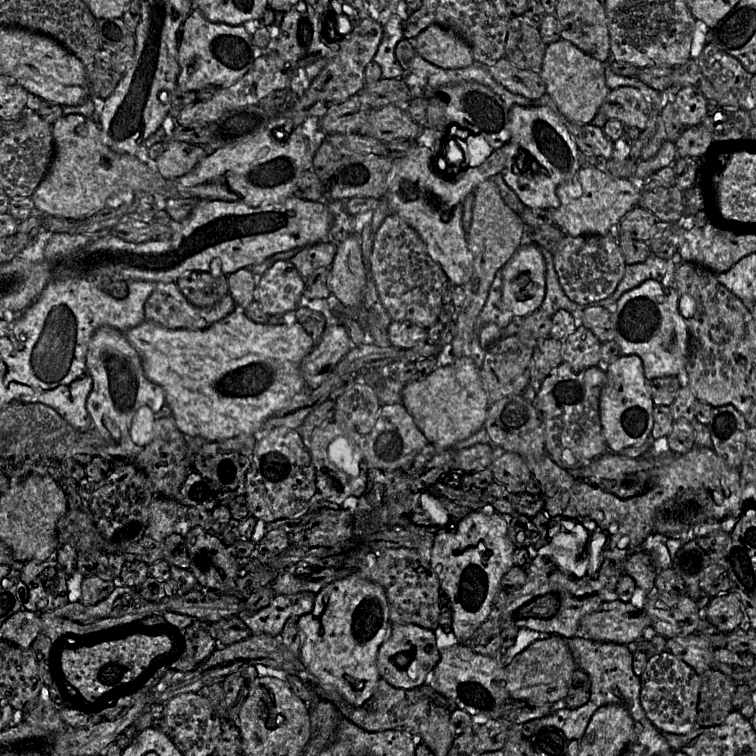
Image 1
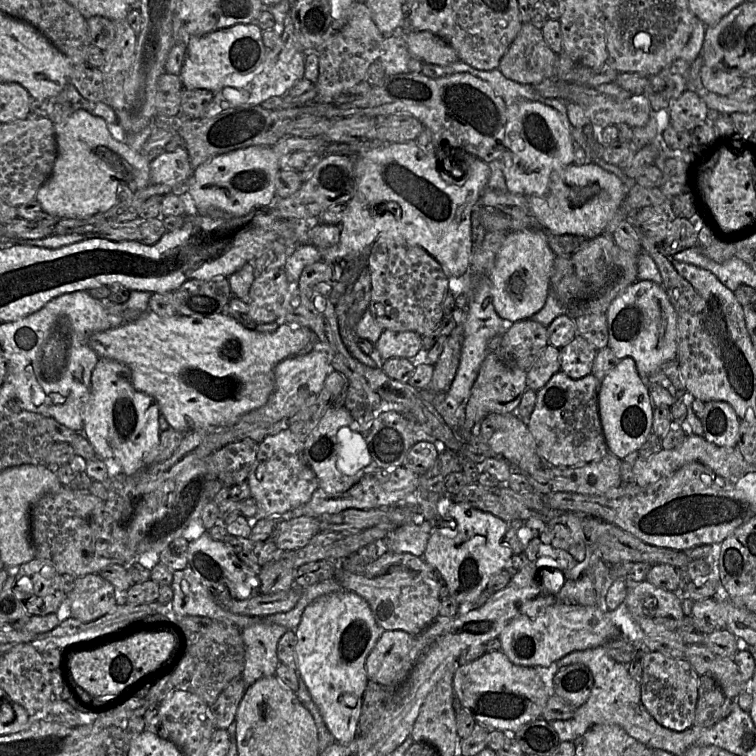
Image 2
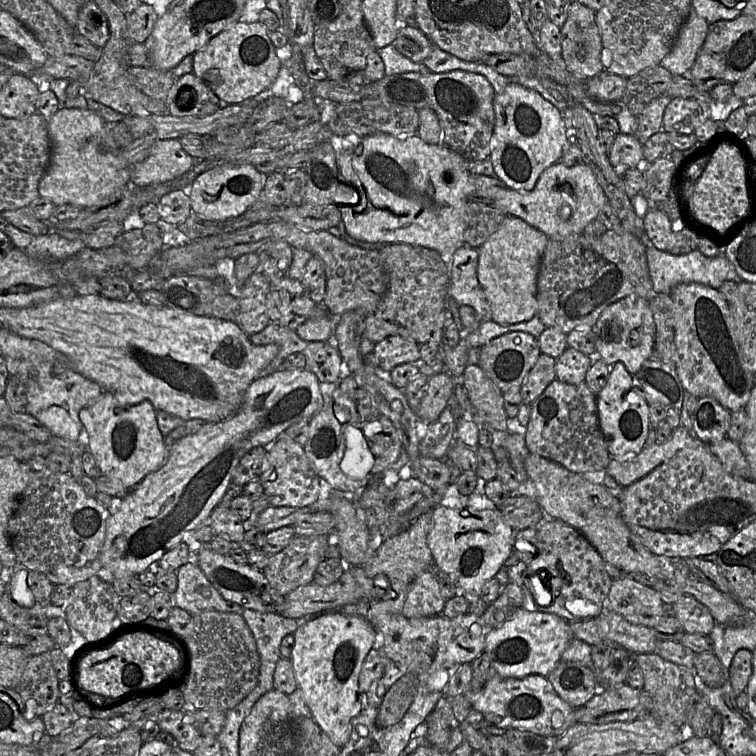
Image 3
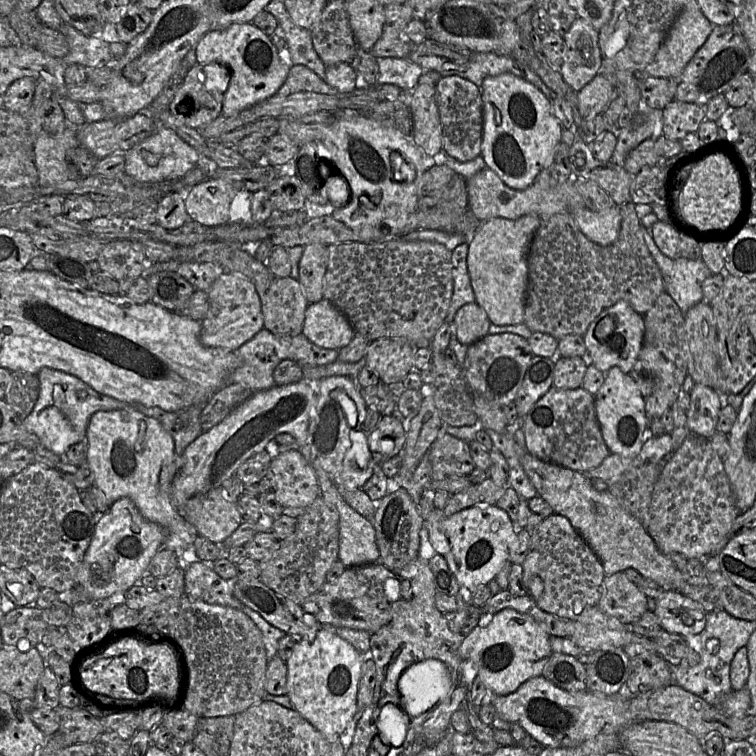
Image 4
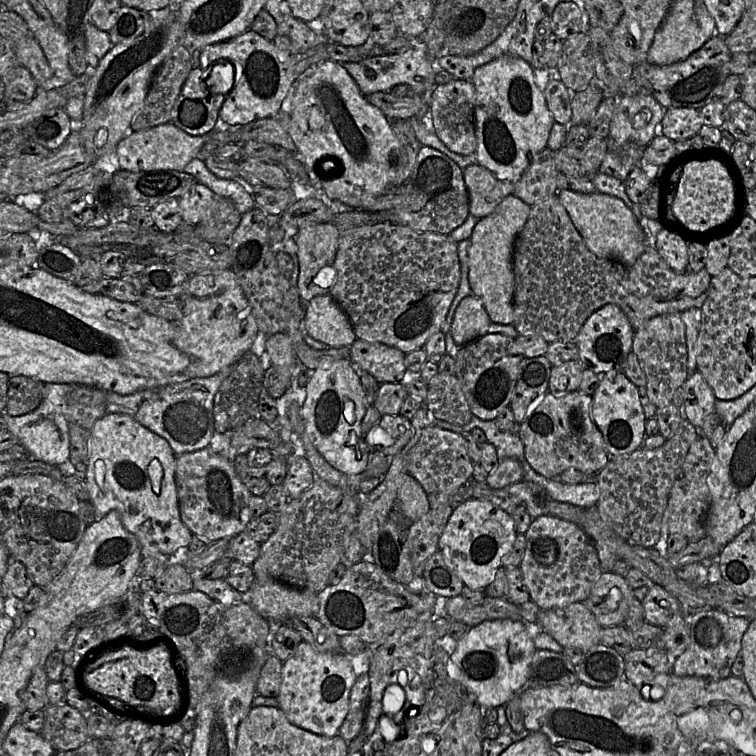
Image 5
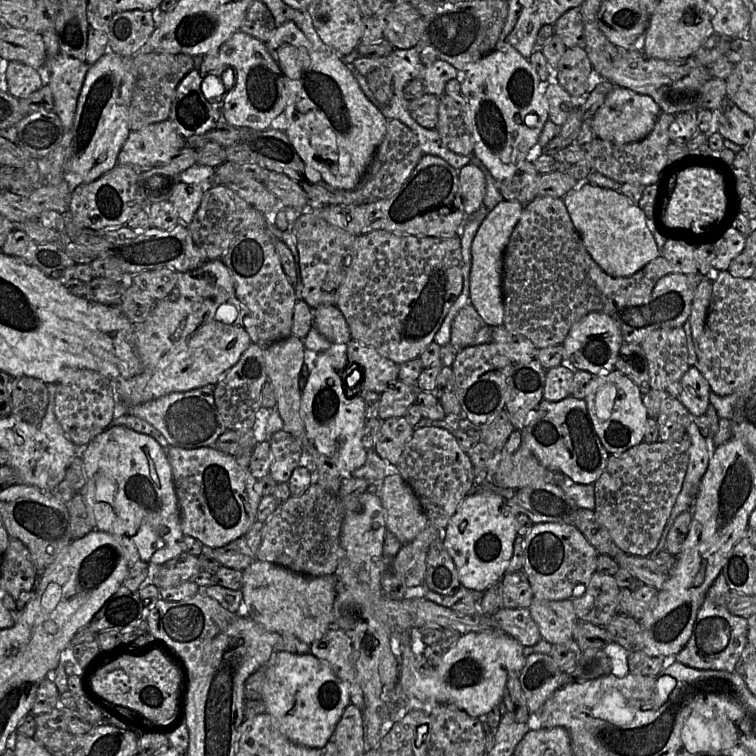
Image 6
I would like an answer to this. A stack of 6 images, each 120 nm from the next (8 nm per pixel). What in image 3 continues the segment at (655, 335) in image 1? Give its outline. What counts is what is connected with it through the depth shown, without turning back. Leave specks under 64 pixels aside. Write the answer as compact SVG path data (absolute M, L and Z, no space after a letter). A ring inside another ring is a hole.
M629 295L610 304L600 315L593 327L595 333L596 356L607 365L622 362L633 376L642 364L653 357L655 346L655 322L650 307L650 299Z

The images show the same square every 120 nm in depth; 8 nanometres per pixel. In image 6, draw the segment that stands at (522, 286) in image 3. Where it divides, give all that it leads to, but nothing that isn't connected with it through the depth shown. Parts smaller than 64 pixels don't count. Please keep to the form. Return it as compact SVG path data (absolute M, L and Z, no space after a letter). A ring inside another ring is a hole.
M503 199L483 220L472 241L470 304L476 309L484 324L490 327L502 326L504 323L502 258L523 209L524 205L520 202Z

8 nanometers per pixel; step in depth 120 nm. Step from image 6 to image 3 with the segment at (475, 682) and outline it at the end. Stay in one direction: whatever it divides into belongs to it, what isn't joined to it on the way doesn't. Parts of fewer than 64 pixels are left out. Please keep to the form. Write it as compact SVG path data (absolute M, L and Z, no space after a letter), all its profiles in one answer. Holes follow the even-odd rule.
M523 608L515 610L485 638L484 652L490 656L492 672L502 678L524 678L531 674L548 677L574 638L569 624L556 614Z

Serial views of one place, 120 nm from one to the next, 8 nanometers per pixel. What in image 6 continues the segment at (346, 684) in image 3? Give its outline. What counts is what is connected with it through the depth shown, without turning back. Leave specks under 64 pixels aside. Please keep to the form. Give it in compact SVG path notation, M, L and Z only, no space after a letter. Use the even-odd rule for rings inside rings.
M276 652L265 665L262 701L278 729L292 742L322 748L331 740L345 708L351 704L349 690L329 664L311 653Z

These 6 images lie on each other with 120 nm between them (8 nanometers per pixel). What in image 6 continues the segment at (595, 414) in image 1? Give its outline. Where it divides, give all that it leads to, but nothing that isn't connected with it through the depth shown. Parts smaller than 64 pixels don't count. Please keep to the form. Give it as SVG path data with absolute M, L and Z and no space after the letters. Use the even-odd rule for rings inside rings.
M571 395L556 402L541 400L521 430L521 444L531 450L541 465L580 484L594 484L610 456L595 432L585 400Z

